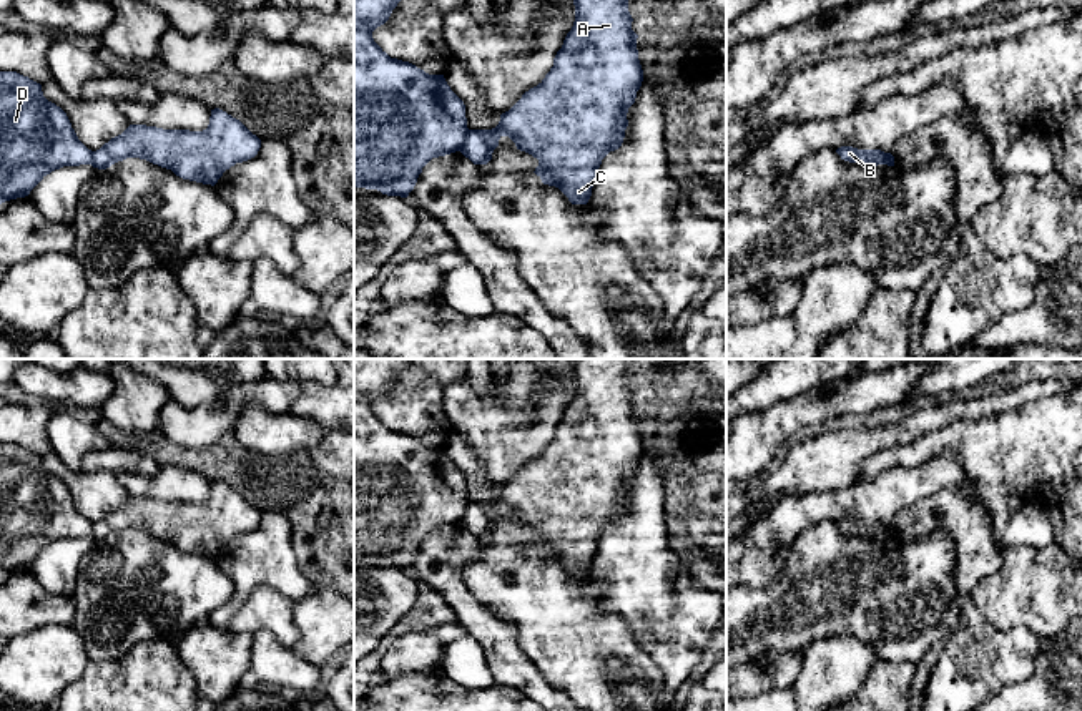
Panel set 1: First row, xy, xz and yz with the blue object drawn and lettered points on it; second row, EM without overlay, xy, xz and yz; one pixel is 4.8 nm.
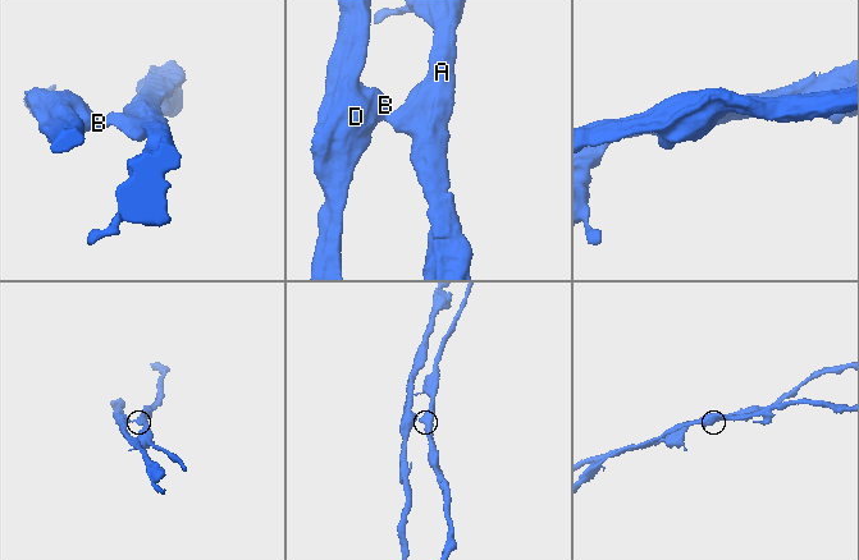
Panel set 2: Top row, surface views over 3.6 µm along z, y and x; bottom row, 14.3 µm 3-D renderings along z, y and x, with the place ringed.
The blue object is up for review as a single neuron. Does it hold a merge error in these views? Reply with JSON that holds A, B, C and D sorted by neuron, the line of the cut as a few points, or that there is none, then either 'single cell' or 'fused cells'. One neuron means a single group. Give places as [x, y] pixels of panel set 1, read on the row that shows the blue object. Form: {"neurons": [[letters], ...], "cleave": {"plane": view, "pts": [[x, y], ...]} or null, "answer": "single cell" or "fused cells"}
{"neurons": [["A", "C"], ["B", "D"]], "cleave": {"plane": "xz", "pts": [[469, 130], [459, 150]]}, "answer": "fused cells"}

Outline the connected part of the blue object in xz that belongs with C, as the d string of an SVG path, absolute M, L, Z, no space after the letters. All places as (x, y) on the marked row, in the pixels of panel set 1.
M573 0L575 22L545 78L505 113L492 130L469 130L460 153L487 164L502 136L539 159L535 174L558 188L572 204L587 204L602 159L622 146L627 113L643 81L628 0Z

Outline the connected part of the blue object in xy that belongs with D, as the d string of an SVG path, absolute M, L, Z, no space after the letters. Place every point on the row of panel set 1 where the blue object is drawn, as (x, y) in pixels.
M0 71L0 204L28 196L55 169L91 164L91 156L66 113L43 96L40 83L17 71Z

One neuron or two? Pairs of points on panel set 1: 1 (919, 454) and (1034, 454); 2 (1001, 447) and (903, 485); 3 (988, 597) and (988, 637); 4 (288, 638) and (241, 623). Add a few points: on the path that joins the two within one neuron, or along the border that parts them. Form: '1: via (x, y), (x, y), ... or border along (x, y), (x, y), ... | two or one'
1: via (948, 442), (979, 442), (998, 454), (1006, 454) | one
2: border along (959, 460), (968, 477) | two
3: border along (986, 620), (1001, 630), (1018, 625), (1026, 628) | two
4: via (276, 627), (271, 622), (253, 622) | one

